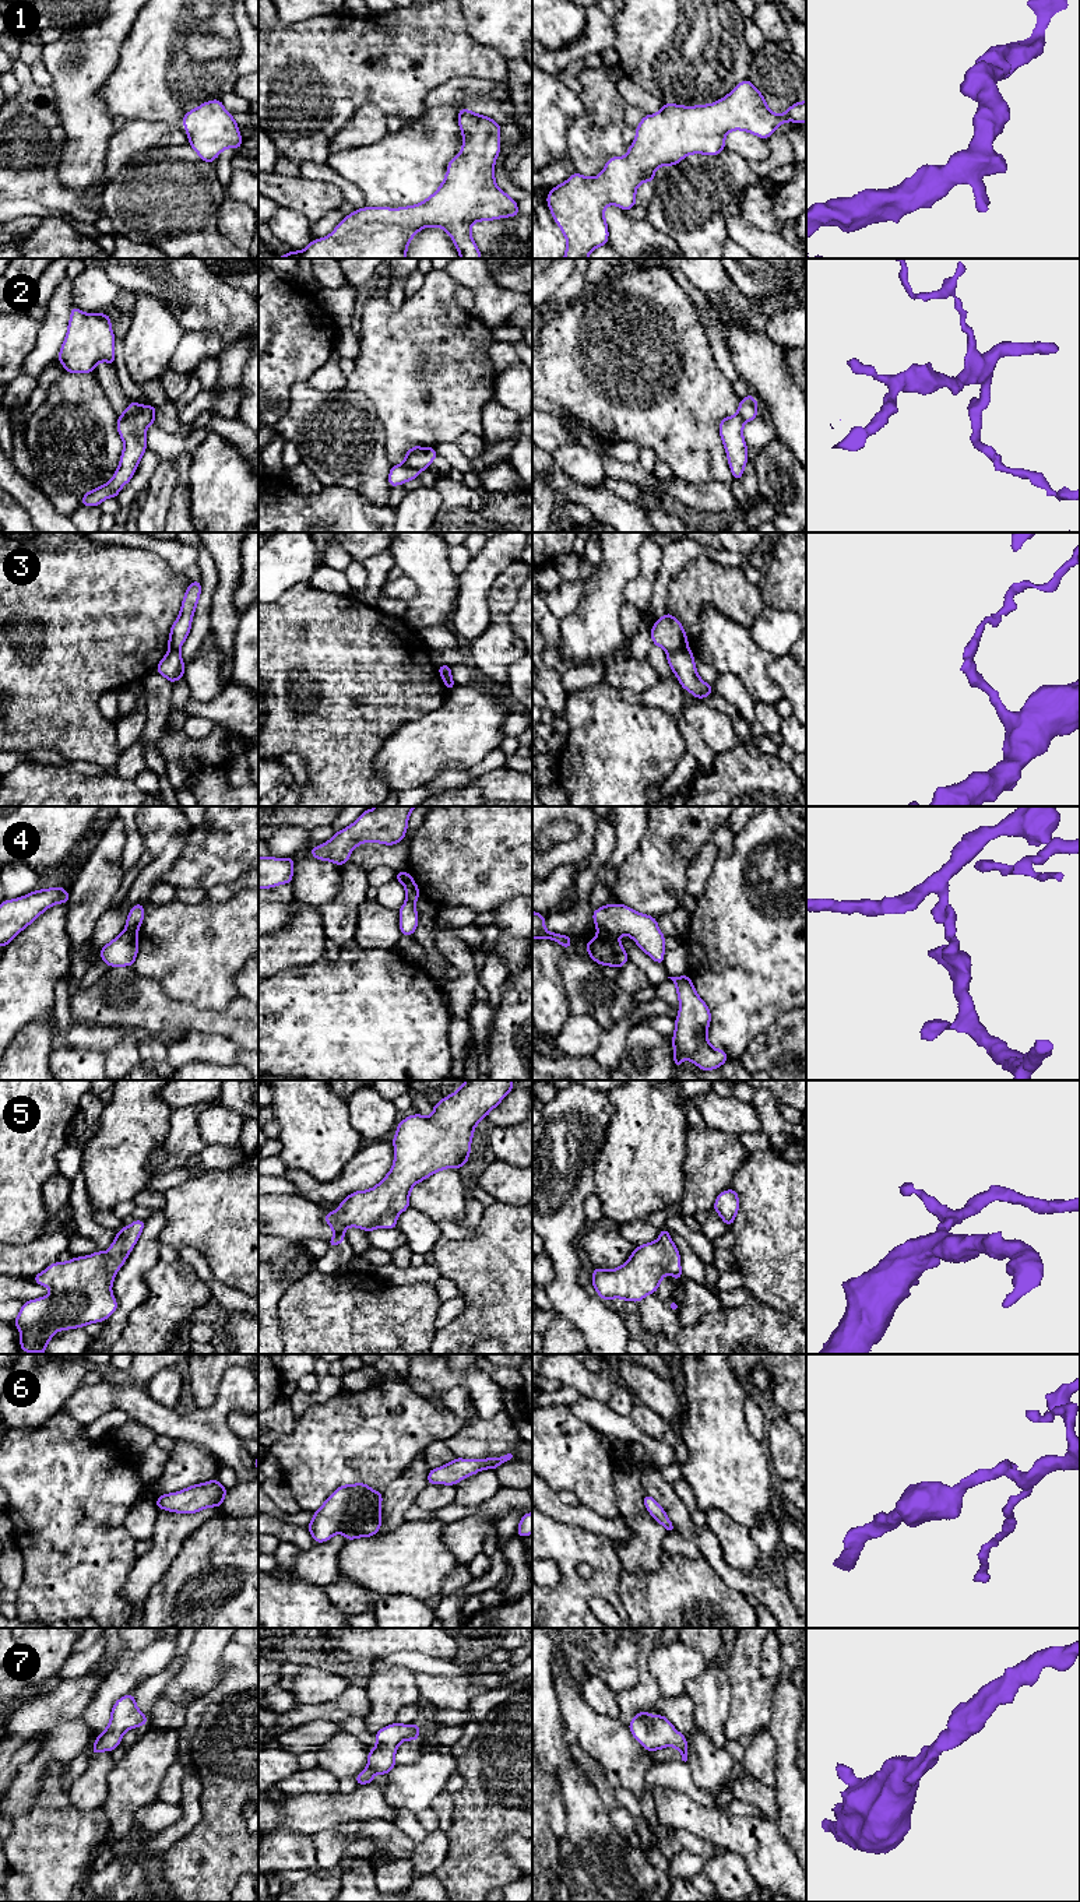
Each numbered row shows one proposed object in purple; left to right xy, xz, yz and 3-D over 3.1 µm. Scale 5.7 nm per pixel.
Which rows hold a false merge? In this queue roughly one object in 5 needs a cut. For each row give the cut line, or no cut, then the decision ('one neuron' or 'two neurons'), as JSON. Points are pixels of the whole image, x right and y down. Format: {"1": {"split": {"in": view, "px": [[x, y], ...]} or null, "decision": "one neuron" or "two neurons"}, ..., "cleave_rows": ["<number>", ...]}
{"1": {"split": null, "decision": "one neuron"}, "2": {"split": {"in": "xy", "px": [[141, 405], [134, 414], [119, 418]]}, "decision": "two neurons"}, "3": {"split": {"in": "yz", "px": [[686, 646], [668, 653]]}, "decision": "two neurons"}, "4": {"split": {"in": "yz", "px": [[598, 931], [616, 938]]}, "decision": "two neurons"}, "5": {"split": null, "decision": "one neuron"}, "6": {"split": null, "decision": "one neuron"}, "7": {"split": null, "decision": "one neuron"}, "cleave_rows": ["2", "3", "4"]}

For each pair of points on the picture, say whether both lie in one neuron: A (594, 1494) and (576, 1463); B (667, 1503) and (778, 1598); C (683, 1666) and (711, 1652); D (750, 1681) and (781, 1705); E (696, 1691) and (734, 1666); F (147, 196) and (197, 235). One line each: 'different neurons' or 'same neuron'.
A: same neuron
B: same neuron
C: different neurons
D: different neurons
E: different neurons
F: same neuron

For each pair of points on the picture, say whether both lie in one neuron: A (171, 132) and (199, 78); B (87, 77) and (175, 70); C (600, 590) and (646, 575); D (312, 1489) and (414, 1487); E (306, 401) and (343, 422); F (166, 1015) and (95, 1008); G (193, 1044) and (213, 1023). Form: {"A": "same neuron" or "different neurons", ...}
{"A": "different neurons", "B": "different neurons", "C": "different neurons", "D": "different neurons", "E": "same neuron", "F": "same neuron", "G": "different neurons"}

